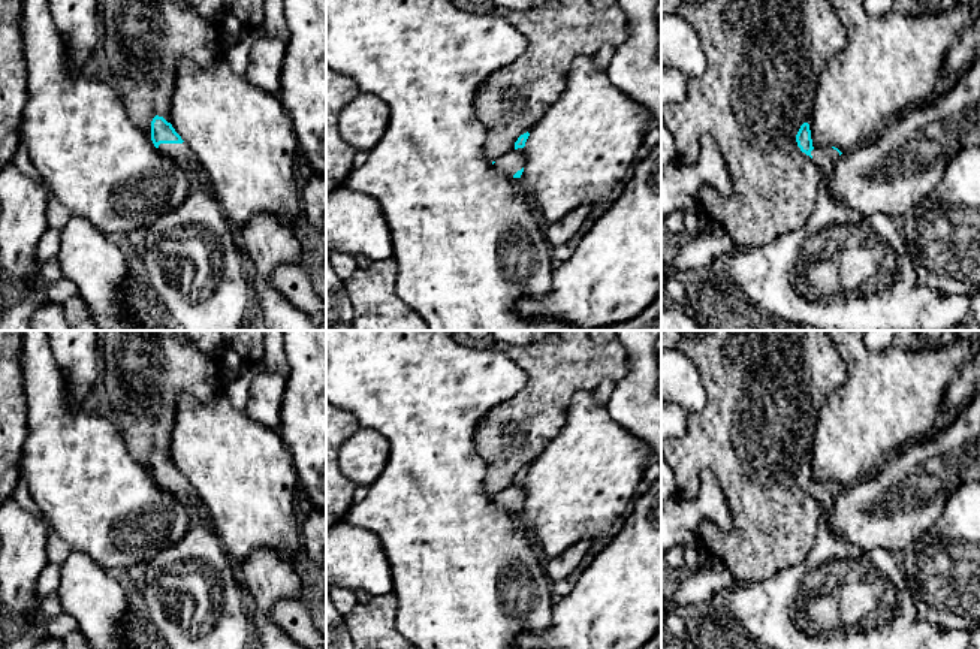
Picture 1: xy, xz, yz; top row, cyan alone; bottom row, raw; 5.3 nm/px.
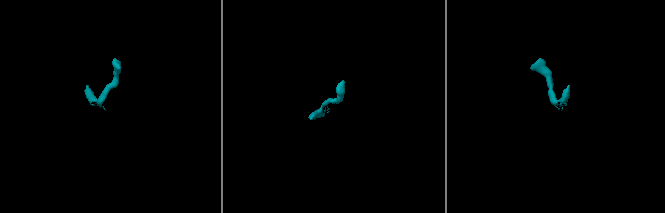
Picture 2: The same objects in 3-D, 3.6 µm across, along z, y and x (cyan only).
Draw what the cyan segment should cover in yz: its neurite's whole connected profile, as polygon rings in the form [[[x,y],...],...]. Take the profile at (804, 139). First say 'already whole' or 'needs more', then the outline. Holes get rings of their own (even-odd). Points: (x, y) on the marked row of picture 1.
needs more | [[[803,123],[796,135],[797,147],[820,169],[817,202],[809,221],[799,230],[784,233],[756,247],[739,247],[706,268],[720,284],[739,287],[745,298],[784,322],[811,326],[815,330],[961,330],[970,323],[967,295],[949,295],[919,283],[902,233],[893,218],[884,214],[860,215],[838,202],[829,190],[829,178],[842,154],[835,147],[812,147],[809,124]]]

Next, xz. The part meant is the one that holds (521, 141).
needs more | [[[524,133],[515,142],[515,150],[492,162],[494,167],[509,176],[521,178],[525,164],[524,147],[530,133]]]

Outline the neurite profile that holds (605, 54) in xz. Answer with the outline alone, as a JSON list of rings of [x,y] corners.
[[[604,43],[597,54],[592,57],[595,66],[600,70],[606,70],[609,63],[612,61],[613,55],[615,55],[615,49],[616,46],[613,43]]]

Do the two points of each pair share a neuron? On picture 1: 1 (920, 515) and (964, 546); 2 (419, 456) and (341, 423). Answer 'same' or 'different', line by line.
1: different
2: different

